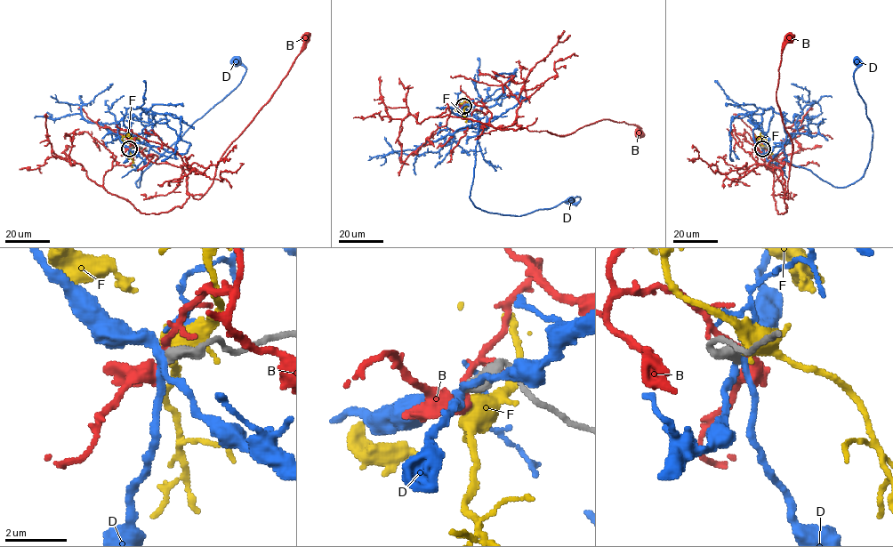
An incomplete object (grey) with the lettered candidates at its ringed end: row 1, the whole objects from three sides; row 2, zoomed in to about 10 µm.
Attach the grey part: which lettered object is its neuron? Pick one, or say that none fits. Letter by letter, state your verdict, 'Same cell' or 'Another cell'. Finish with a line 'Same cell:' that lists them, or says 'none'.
B: Another cell
D: Another cell
F: Another cell
Same cell: none

